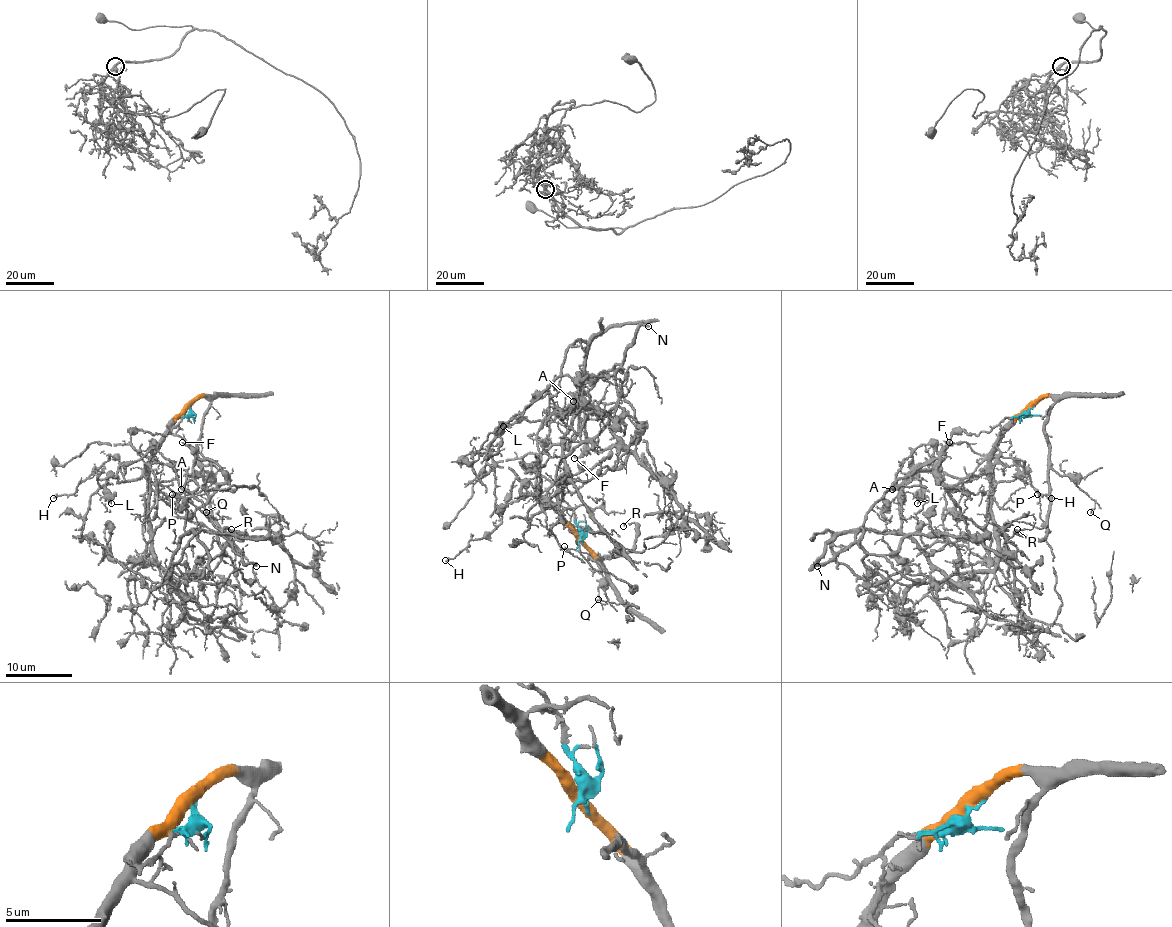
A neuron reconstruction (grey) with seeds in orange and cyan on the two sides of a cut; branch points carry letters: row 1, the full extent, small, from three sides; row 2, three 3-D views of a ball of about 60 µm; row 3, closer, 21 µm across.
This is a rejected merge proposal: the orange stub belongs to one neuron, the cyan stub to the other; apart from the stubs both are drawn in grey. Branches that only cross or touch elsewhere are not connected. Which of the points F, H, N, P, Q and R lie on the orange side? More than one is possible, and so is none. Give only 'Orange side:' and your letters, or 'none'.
Orange side: H, P, Q, R

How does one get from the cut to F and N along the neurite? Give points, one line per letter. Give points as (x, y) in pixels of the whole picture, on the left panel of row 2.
F: (190, 408), (170, 431), (155, 434), (136, 431), (131, 436), (136, 449), (190, 474), (194, 452), (182, 442)
N: (190, 408), (170, 431), (137, 431), (131, 442), (192, 476), (212, 524), (257, 565)

